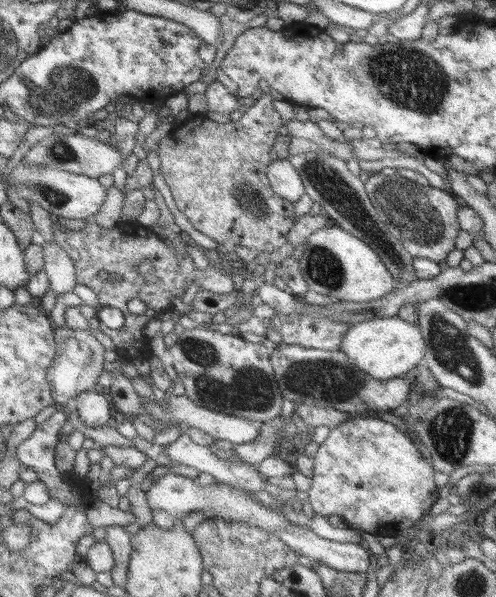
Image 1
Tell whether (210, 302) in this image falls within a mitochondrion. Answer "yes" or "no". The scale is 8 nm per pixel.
no

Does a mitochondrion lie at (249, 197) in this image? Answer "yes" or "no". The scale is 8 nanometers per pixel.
yes

